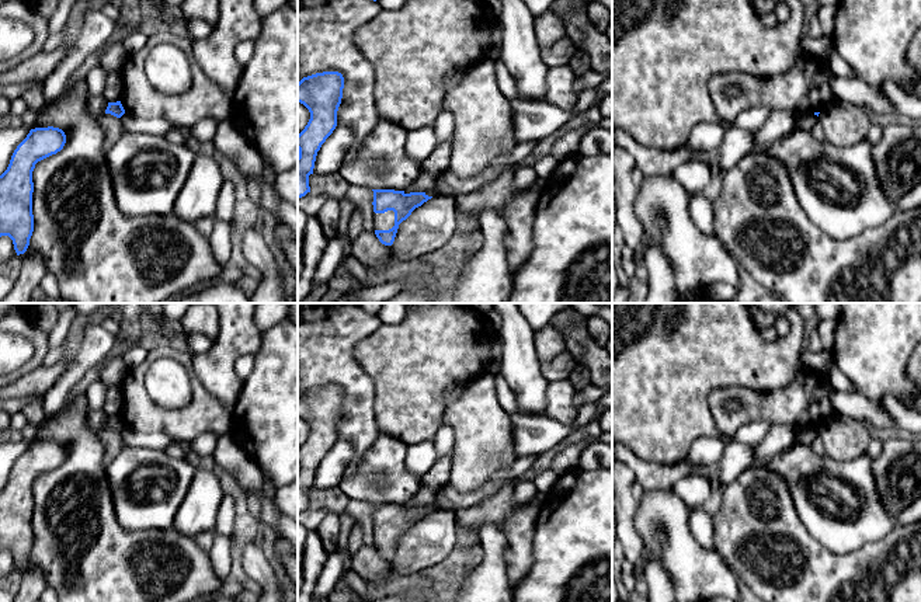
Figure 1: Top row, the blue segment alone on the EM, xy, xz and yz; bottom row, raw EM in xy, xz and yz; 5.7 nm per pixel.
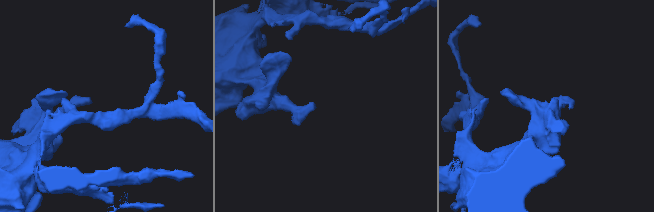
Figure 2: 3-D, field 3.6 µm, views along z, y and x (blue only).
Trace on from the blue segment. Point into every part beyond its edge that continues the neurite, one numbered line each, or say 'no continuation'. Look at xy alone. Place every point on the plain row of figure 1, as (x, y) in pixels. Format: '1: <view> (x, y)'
no continuation

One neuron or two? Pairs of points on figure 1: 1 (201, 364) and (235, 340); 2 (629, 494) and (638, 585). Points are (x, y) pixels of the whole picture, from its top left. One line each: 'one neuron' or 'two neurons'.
1: one neuron
2: one neuron

